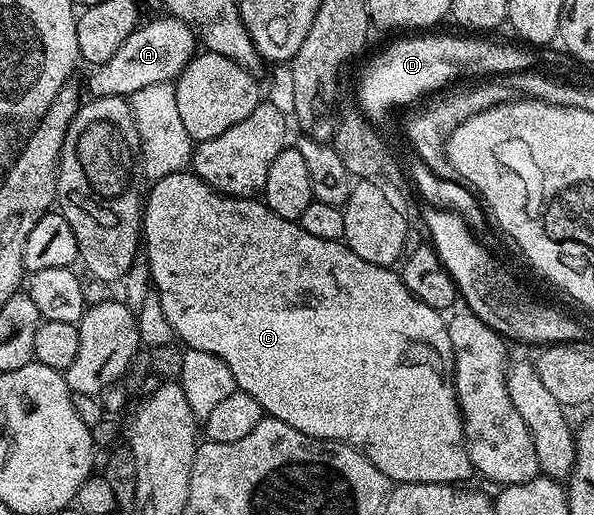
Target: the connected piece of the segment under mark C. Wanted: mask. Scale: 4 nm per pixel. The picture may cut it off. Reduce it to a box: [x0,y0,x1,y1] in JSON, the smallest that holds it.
[141,172,473,484]

